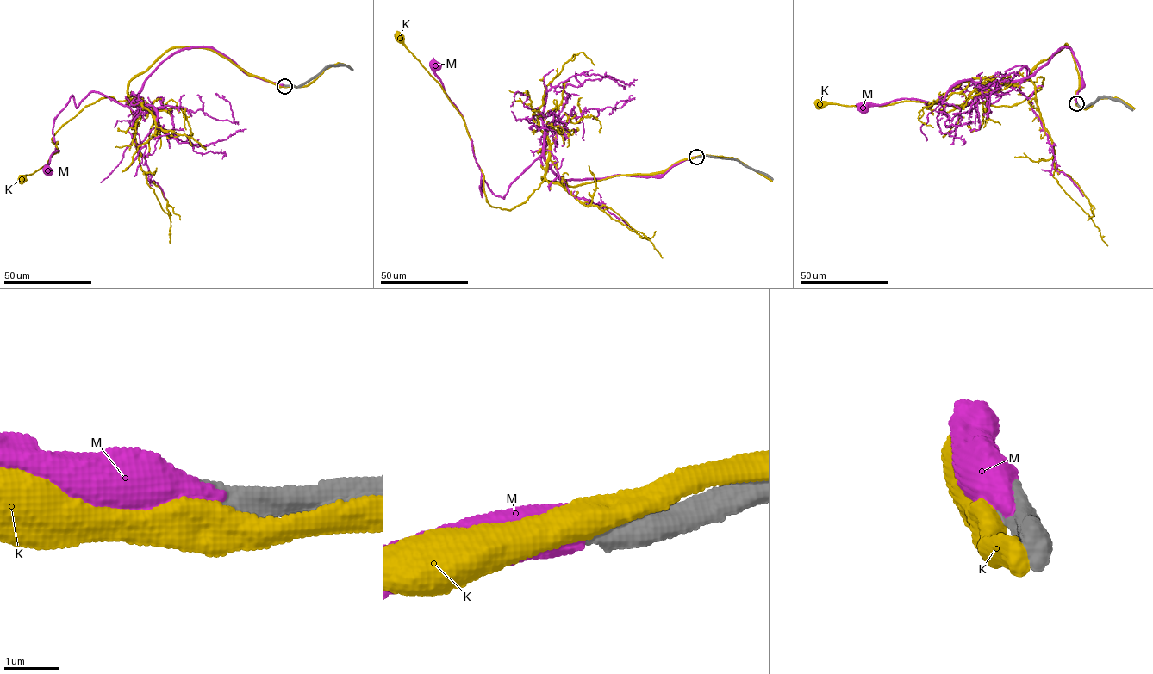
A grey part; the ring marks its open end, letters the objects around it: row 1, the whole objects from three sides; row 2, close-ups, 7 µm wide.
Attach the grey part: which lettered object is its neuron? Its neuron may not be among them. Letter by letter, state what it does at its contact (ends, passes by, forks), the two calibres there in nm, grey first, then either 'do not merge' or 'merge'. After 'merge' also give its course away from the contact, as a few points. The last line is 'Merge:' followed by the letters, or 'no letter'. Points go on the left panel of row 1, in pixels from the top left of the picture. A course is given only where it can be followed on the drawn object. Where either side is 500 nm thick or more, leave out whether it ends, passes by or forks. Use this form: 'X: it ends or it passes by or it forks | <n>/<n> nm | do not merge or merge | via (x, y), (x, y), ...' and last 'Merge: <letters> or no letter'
K: 500/550 nm | do not merge
M: 550/500 nm | merge | via (284, 86), (183, 48), (131, 106), (71, 96), (46, 170)
Merge: M

